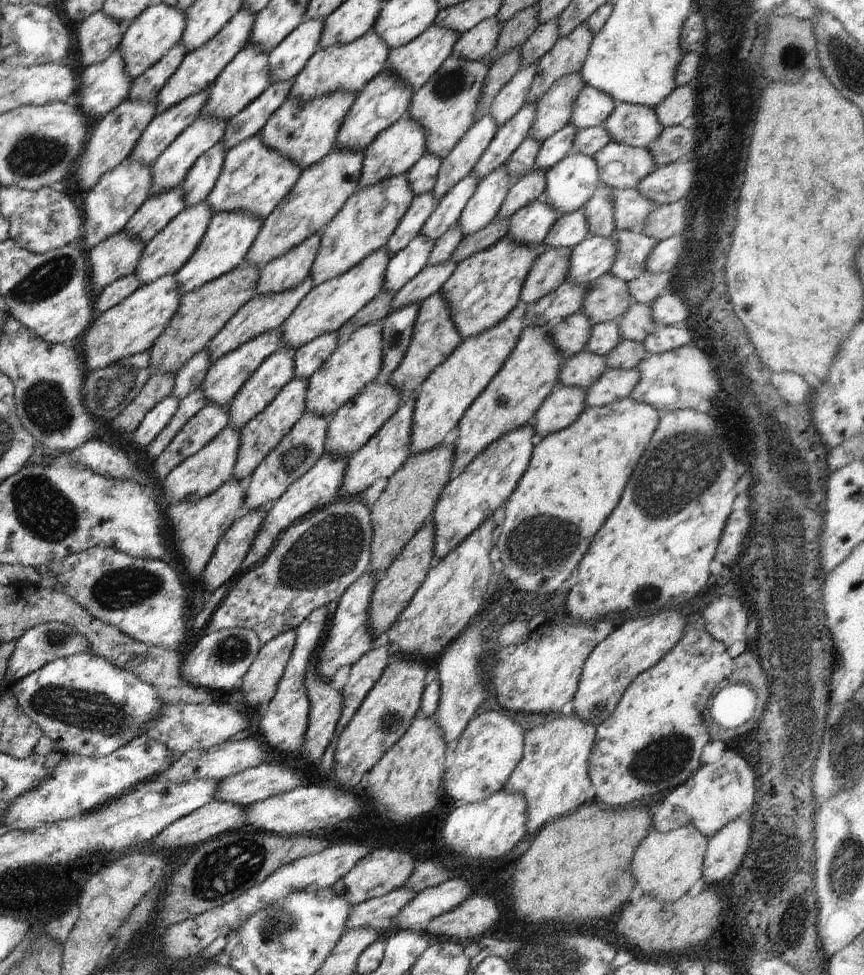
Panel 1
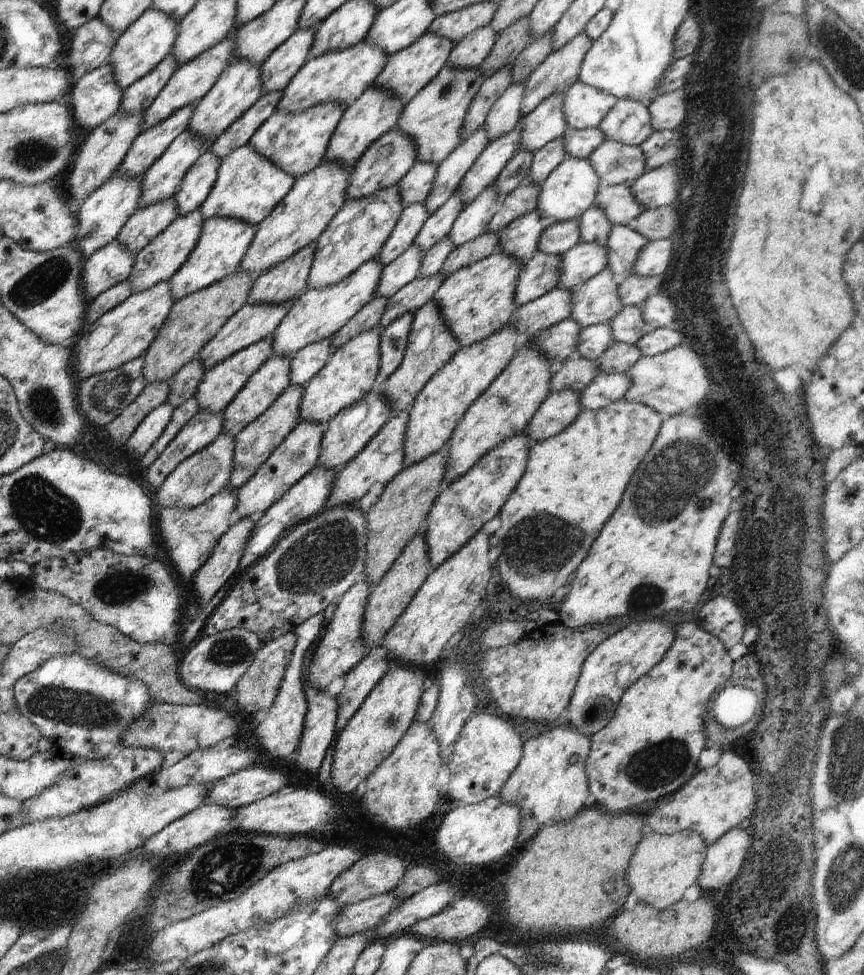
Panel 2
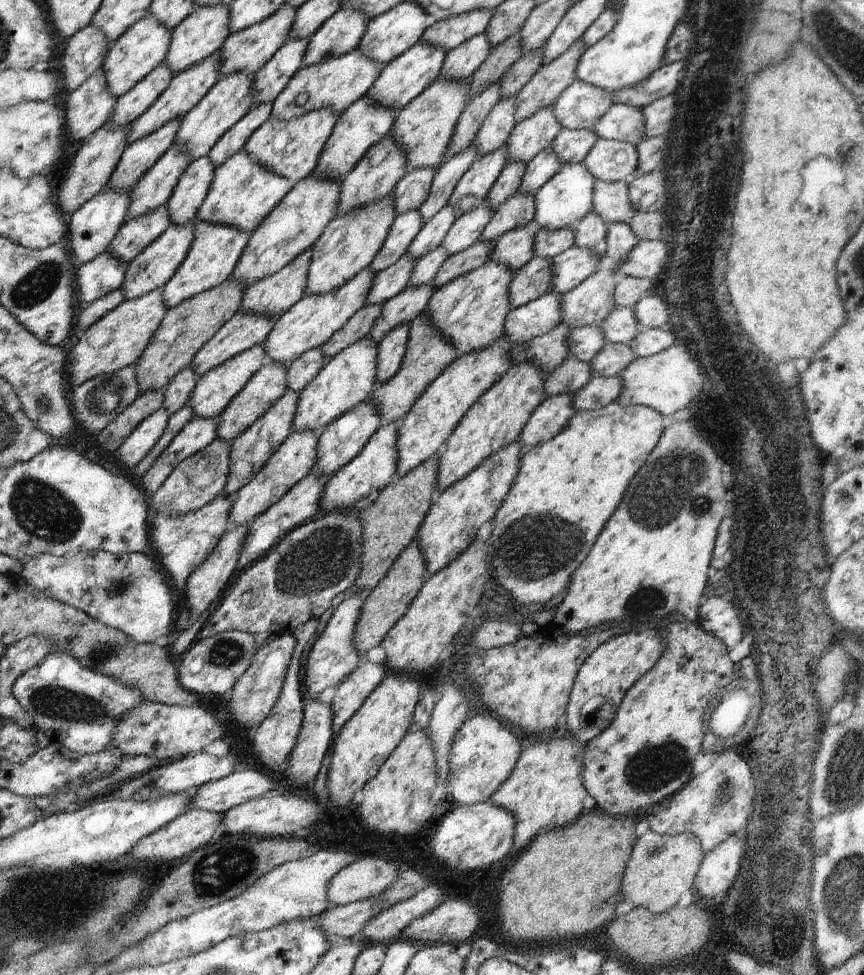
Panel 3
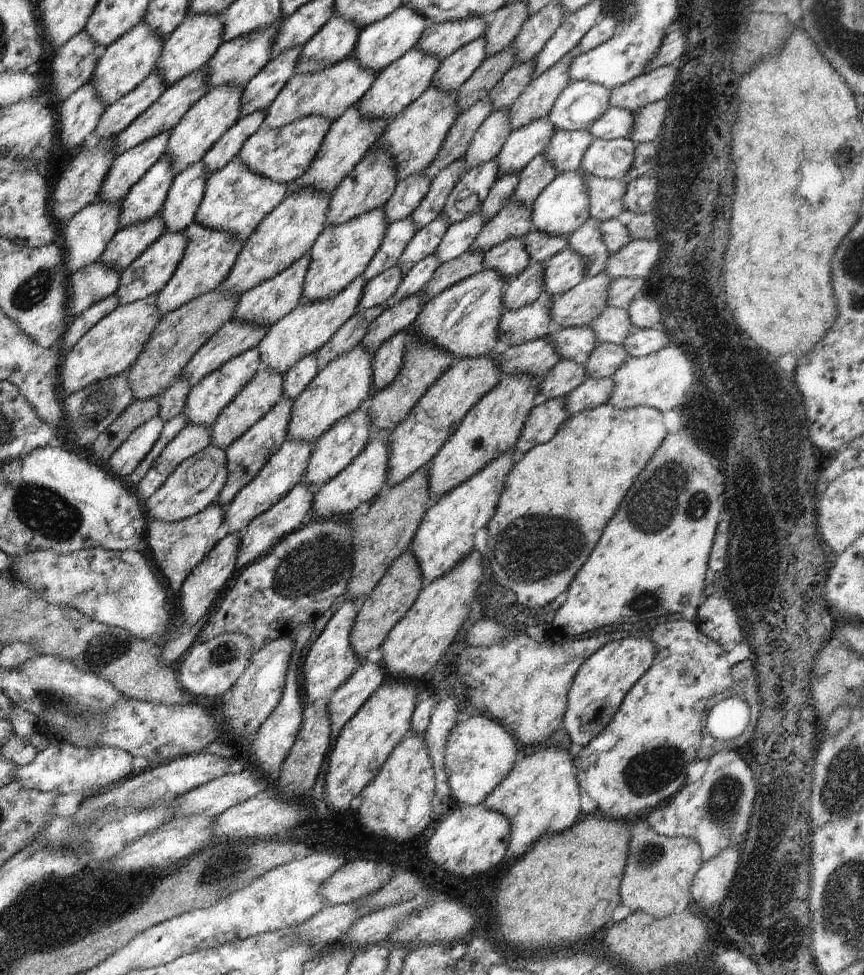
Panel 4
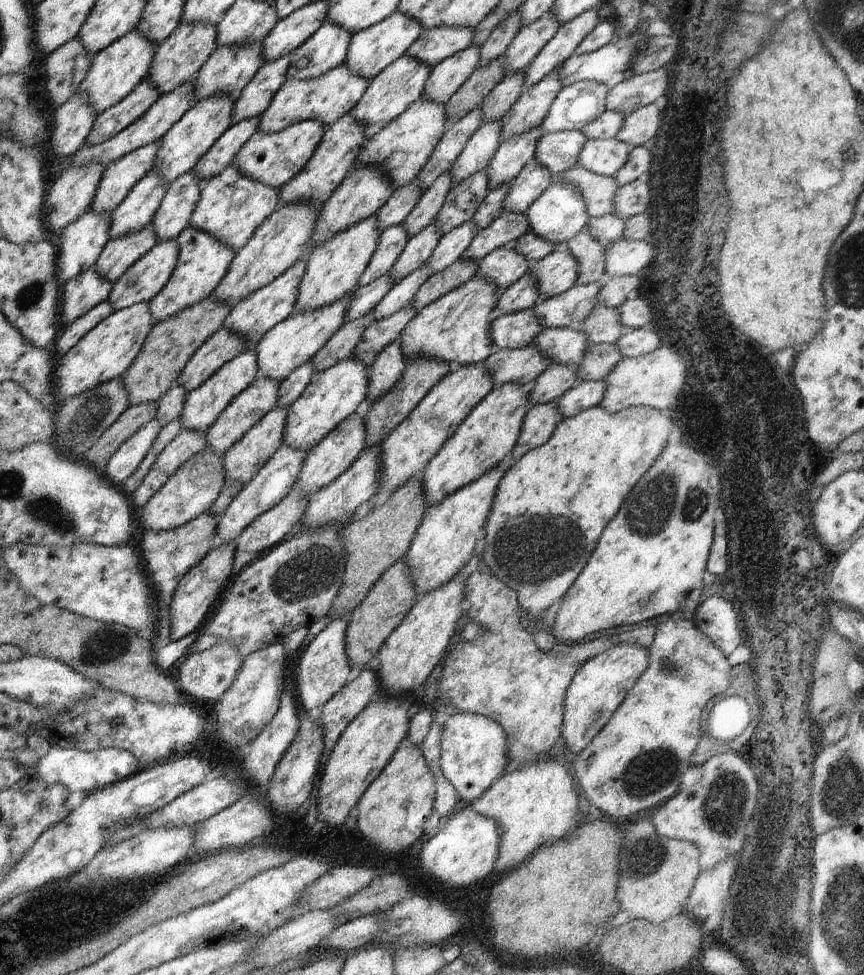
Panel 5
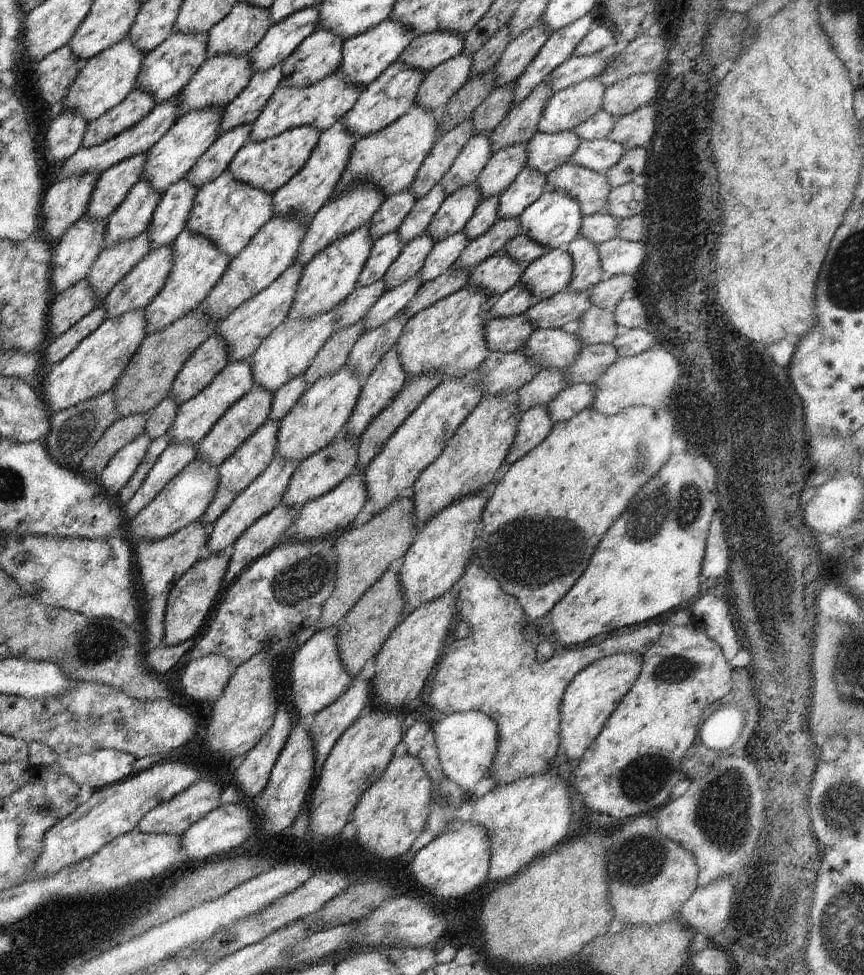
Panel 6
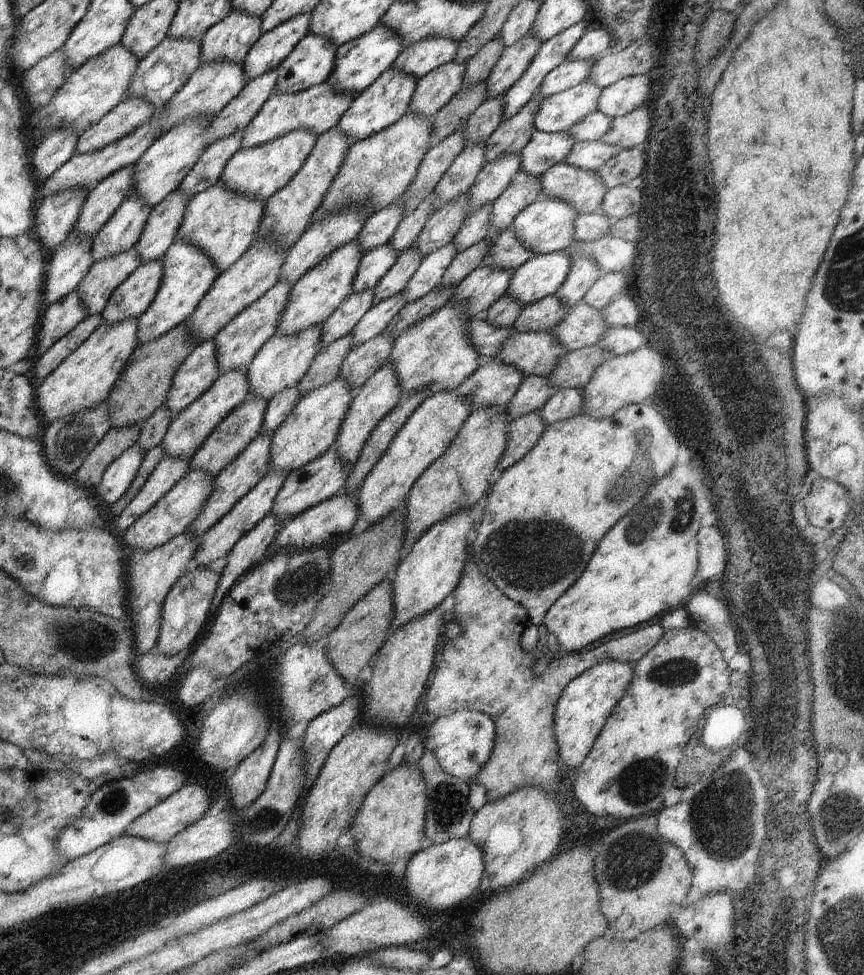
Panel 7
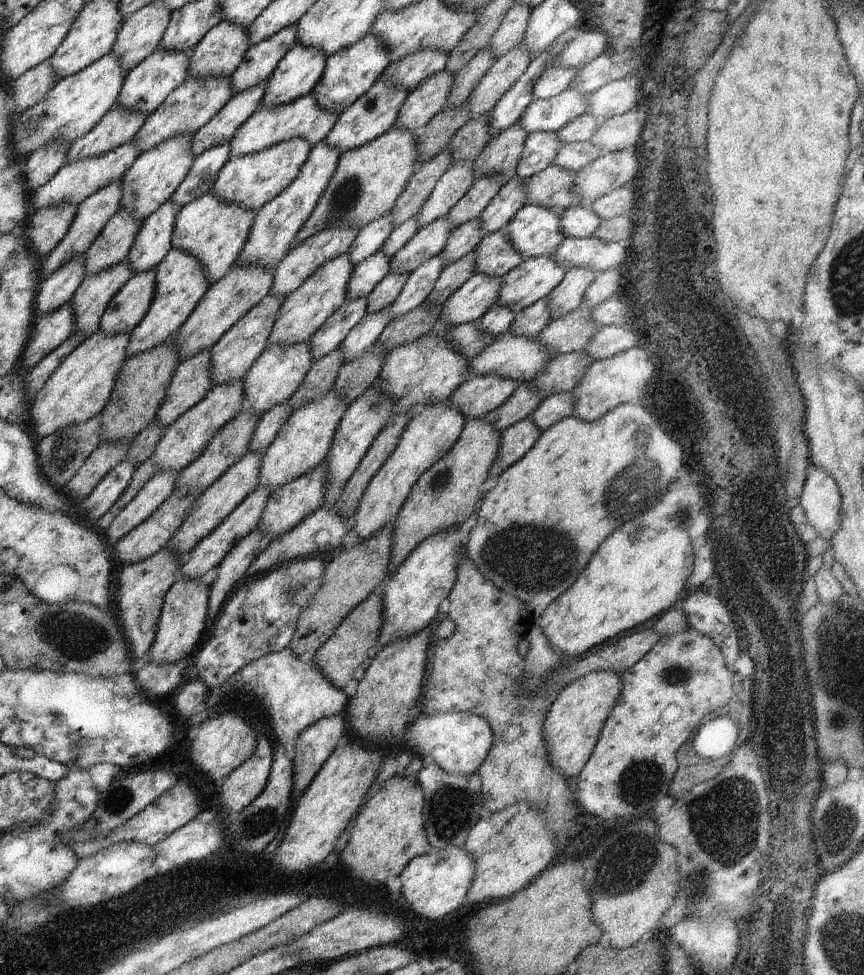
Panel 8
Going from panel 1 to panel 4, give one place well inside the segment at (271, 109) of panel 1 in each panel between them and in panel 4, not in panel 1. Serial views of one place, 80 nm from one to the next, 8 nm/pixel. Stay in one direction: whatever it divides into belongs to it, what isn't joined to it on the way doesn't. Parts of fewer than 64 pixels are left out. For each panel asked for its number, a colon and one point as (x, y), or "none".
2: (237, 135)
3: (233, 140)
4: (225, 149)

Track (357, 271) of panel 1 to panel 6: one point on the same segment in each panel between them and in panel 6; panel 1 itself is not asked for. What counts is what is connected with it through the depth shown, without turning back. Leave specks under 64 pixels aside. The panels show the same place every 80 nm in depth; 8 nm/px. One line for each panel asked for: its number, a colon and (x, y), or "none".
2: (318, 314)
3: (310, 323)
4: (310, 325)
5: (294, 341)
6: (288, 351)

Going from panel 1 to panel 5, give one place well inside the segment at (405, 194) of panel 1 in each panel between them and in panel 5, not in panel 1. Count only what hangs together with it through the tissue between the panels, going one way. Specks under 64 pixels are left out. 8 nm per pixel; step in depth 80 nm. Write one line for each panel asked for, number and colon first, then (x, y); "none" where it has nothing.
2: (357, 233)
3: (348, 245)
4: (341, 253)
5: (333, 268)

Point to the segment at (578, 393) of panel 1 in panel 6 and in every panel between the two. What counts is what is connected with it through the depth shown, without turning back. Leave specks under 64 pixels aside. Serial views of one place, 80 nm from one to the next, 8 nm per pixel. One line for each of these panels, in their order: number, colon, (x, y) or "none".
2: (560, 409)
3: (551, 415)
4: (544, 419)
5: (540, 421)
6: (535, 425)

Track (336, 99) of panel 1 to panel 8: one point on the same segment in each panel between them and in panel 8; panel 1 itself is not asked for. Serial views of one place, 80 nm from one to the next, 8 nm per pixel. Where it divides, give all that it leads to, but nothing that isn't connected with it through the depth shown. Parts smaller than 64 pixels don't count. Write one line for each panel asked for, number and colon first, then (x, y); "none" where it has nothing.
2: (296, 143)
3: (290, 149)
4: (282, 155)
5: (273, 159)
6: (267, 165)
7: (259, 172)
8: (252, 180)

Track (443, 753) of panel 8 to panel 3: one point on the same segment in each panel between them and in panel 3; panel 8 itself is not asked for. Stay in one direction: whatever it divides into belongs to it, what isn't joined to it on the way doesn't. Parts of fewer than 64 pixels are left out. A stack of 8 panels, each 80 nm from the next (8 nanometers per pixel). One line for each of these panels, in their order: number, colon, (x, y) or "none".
3: (483, 753)
4: (479, 753)
5: (474, 748)
6: (466, 742)
7: (462, 742)

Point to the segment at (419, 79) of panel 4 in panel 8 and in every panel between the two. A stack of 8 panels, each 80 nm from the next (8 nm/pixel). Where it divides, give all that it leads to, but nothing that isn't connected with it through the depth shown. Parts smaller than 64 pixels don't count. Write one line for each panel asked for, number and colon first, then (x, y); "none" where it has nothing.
5: (390, 93)
6: (382, 102)
7: (384, 102)
8: (373, 114)

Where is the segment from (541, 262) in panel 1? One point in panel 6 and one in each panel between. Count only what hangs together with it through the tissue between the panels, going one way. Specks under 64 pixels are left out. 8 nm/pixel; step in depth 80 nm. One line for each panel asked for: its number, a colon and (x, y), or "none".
2: (539, 275)
3: (530, 282)
4: (524, 289)
5: (520, 296)
6: (516, 301)

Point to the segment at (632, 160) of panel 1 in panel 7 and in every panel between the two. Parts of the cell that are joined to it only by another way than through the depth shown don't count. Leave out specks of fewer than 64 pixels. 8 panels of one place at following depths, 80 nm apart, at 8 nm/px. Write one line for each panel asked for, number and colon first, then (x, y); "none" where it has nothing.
2: (614, 163)
3: (610, 160)
4: (611, 159)
5: (604, 157)
6: (598, 154)
7: (587, 155)

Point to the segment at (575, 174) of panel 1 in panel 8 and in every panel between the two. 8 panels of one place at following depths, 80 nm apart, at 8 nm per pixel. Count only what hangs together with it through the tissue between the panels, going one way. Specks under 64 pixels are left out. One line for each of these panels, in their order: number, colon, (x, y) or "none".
2: (570, 190)
3: (566, 198)
4: (562, 208)
5: (559, 213)
6: (554, 219)
7: (546, 226)
8: (534, 231)

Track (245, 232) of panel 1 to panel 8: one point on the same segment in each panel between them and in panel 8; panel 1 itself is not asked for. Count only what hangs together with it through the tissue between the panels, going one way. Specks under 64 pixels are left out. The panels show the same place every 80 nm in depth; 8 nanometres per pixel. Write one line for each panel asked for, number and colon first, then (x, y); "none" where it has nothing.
2: (222, 243)
3: (215, 249)
4: (209, 255)
5: (203, 261)
6: (196, 267)
7: (188, 274)
8: (181, 283)

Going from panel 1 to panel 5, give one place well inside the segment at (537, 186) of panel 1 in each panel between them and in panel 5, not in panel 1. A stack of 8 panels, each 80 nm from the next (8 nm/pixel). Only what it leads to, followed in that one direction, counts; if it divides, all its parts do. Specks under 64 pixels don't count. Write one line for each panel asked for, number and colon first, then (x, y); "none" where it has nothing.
2: (523, 200)
3: (519, 210)
4: (514, 221)
5: (506, 228)

